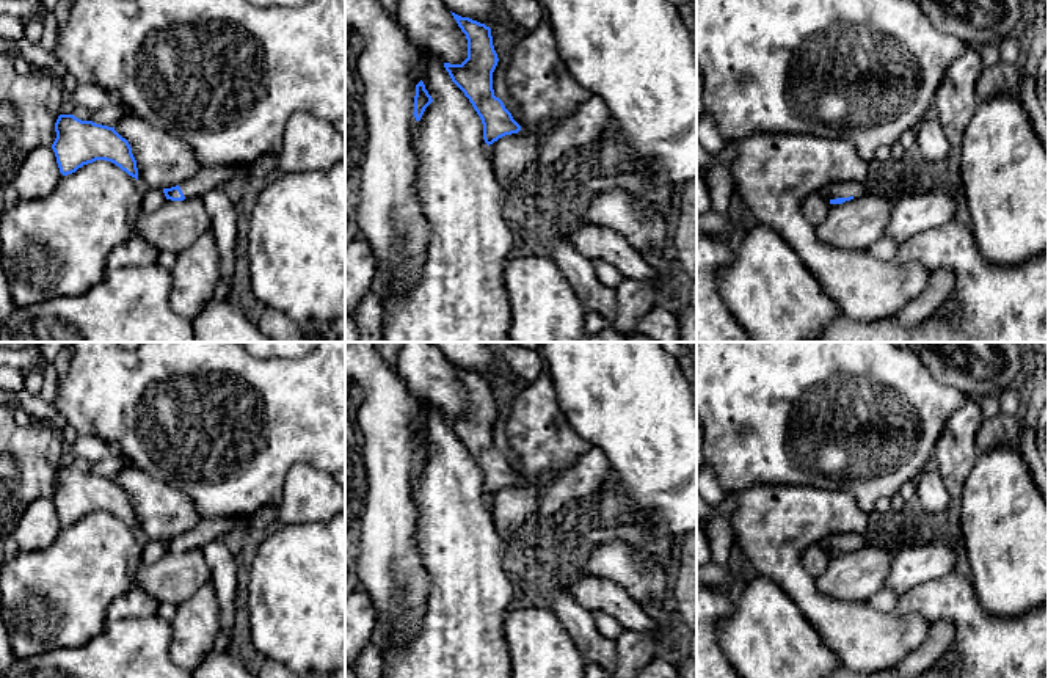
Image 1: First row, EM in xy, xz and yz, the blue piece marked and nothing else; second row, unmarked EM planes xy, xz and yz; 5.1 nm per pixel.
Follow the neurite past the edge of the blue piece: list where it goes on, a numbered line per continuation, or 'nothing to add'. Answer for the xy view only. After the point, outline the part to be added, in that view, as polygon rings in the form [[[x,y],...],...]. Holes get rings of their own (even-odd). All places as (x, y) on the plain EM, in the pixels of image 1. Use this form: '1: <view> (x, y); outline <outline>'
1: xy (209, 529); outline [[[202,518],[196,527],[180,535],[185,551],[202,549],[215,540],[224,540],[229,534],[238,532],[229,518]]]

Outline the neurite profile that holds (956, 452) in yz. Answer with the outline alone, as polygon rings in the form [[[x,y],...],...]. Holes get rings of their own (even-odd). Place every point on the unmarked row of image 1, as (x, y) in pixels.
[[[968,400],[944,422],[933,454],[954,505],[960,501],[966,477],[979,455],[976,435],[984,421],[981,406]]]

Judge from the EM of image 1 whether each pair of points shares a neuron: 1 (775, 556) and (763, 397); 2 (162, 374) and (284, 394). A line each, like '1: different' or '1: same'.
1: different
2: same

